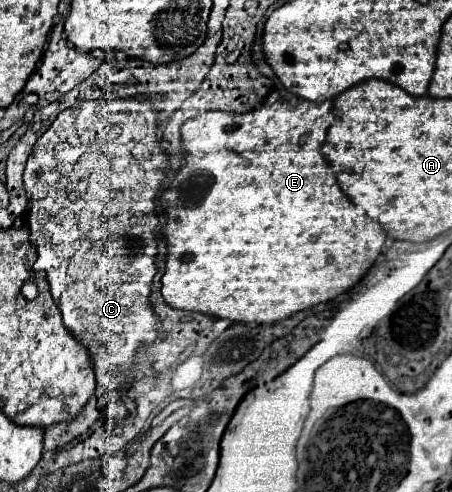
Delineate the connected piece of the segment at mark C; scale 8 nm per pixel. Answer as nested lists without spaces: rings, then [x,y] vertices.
[[[145,94],[137,96],[137,98],[125,98],[125,100],[113,100],[113,102],[107,102],[107,100],[79,102],[75,108],[63,110],[57,116],[57,120],[51,124],[51,128],[37,140],[37,144],[33,146],[33,152],[27,160],[25,174],[23,174],[23,184],[25,184],[27,196],[29,196],[27,222],[29,222],[29,230],[31,230],[31,244],[37,248],[37,254],[39,254],[32,272],[37,273],[38,270],[47,272],[47,278],[51,284],[51,294],[63,314],[63,324],[89,348],[91,354],[97,352],[97,344],[103,344],[111,354],[111,368],[119,368],[121,372],[125,372],[133,366],[137,348],[141,344],[153,344],[161,330],[159,316],[153,312],[153,308],[149,304],[149,286],[157,272],[155,270],[155,254],[157,254],[155,230],[159,226],[159,218],[157,218],[157,214],[153,214],[153,206],[155,206],[155,196],[159,192],[159,186],[169,172],[169,158],[159,148],[161,140],[157,138],[159,136],[157,116],[159,116],[159,112],[151,108],[151,100]]]

